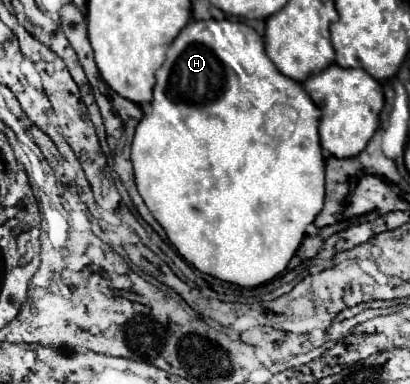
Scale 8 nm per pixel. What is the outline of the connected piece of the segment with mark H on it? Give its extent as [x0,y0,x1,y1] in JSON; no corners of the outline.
[132,21,324,287]

